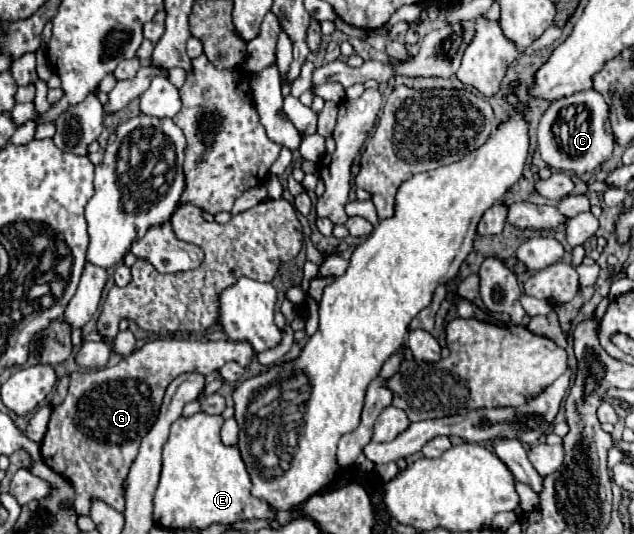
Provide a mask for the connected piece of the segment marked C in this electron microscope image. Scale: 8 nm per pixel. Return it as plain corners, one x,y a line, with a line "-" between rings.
594,89
554,101
538,123
538,151
542,159
554,169
572,171
576,175
594,171
598,165
610,159
614,149
614,135
608,115
608,103

